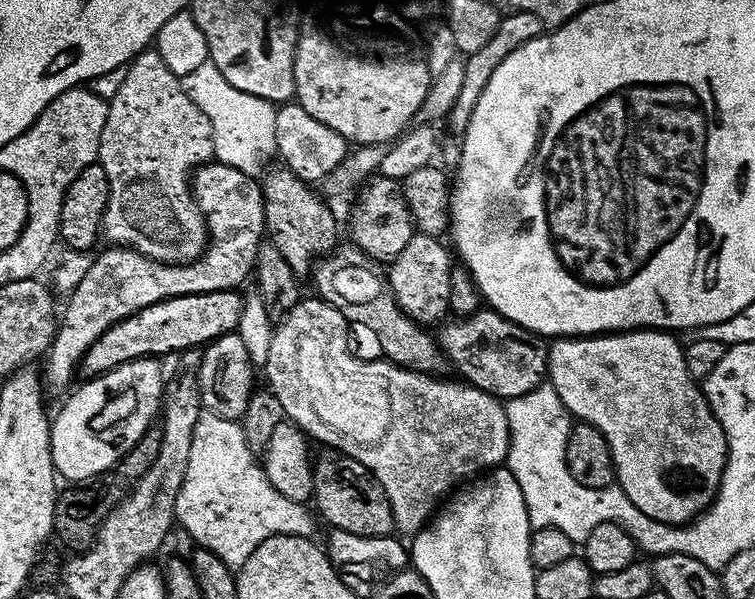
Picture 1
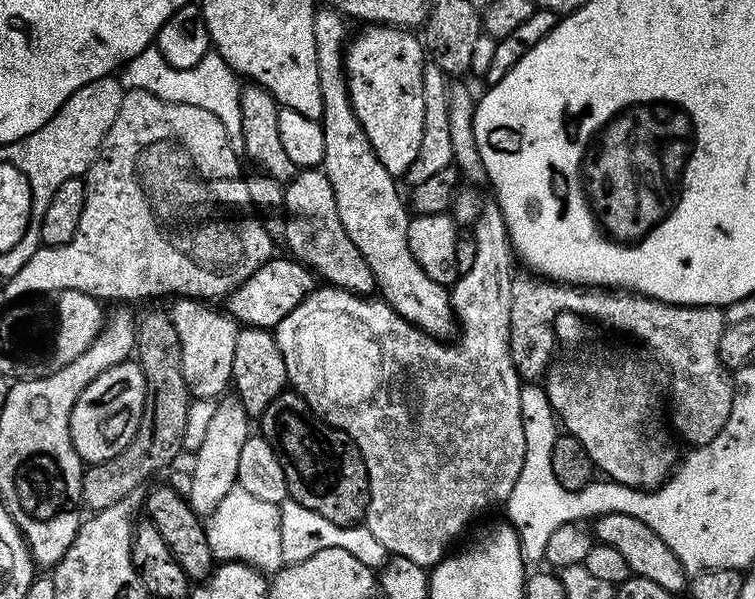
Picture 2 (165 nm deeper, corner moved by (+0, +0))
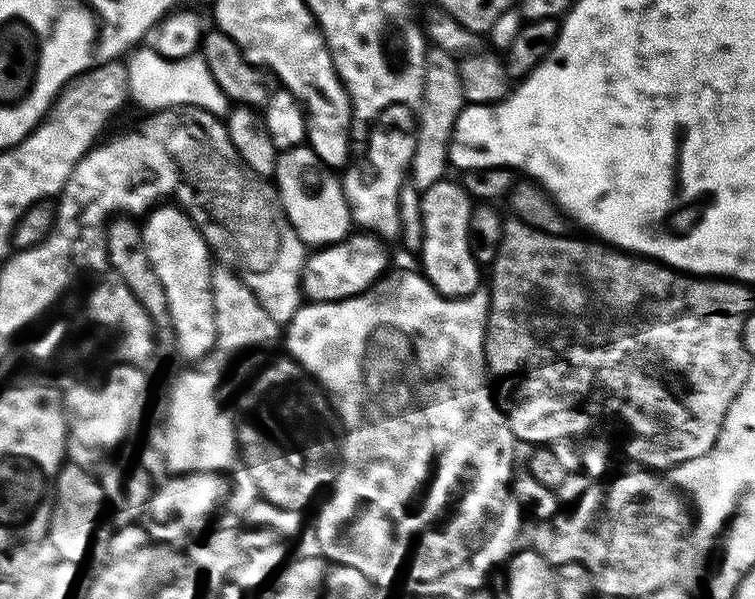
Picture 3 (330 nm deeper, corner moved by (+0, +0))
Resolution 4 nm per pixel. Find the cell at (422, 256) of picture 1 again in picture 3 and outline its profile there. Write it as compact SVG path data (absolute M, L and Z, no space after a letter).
M445 178L420 193L422 206L422 246L418 253L422 275L432 283L441 294L449 298L470 296L481 287L481 265L476 264L471 254L468 232L474 201L464 190L463 183L456 184Z

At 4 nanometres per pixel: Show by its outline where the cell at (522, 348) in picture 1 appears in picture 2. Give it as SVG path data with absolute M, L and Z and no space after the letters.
M321 23L316 29L316 61L320 69L320 87L330 94L330 110L322 117L326 154L322 165L334 190L338 218L350 234L350 242L358 246L366 266L376 279L379 295L406 322L421 328L427 336L444 342L457 331L458 324L452 310L452 297L443 284L434 282L418 266L414 254L410 254L408 241L409 209L396 193L397 181L388 173L386 166L374 154L362 126L356 120L352 103L348 97L348 82L344 74L346 40L332 24Z

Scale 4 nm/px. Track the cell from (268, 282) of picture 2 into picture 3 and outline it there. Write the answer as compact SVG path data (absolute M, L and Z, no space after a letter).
M352 234L338 244L315 249L305 259L304 268L301 270L300 287L303 295L309 301L325 304L362 294L389 271L388 252L383 247L387 248L371 234Z

